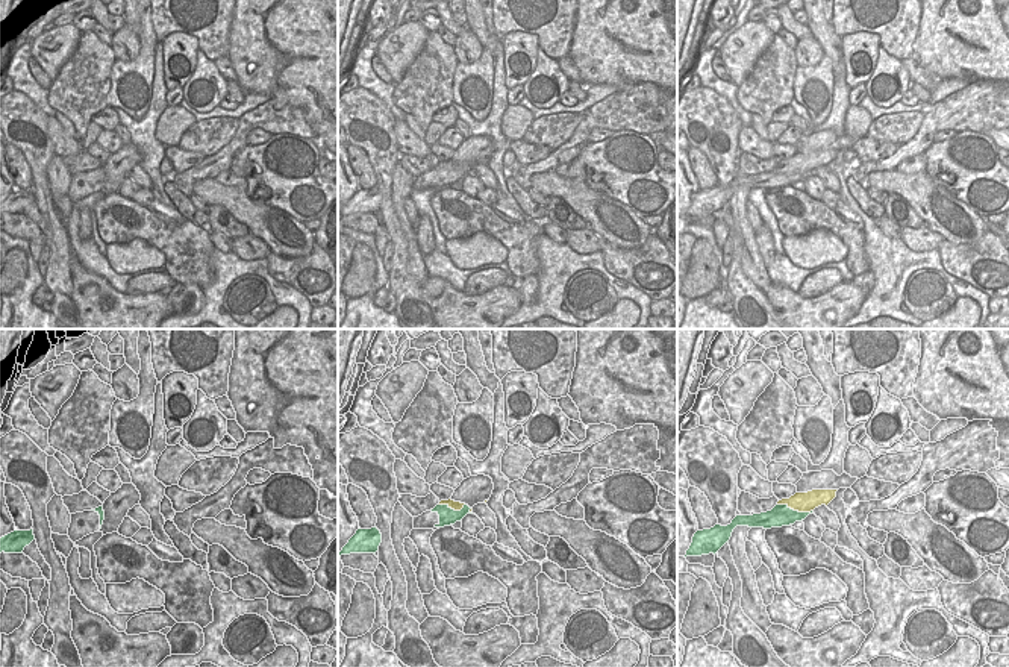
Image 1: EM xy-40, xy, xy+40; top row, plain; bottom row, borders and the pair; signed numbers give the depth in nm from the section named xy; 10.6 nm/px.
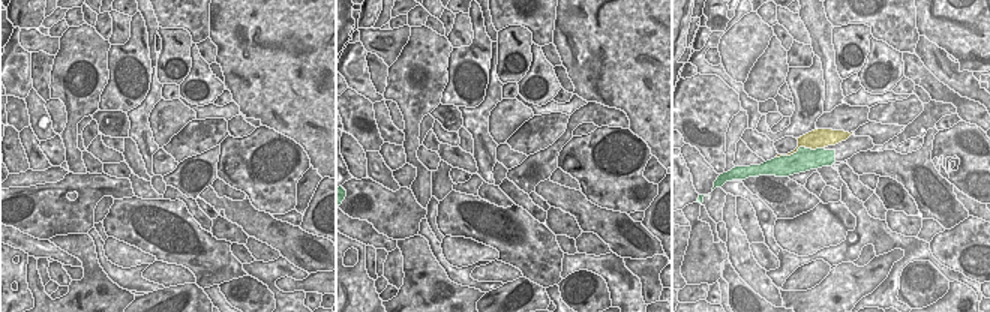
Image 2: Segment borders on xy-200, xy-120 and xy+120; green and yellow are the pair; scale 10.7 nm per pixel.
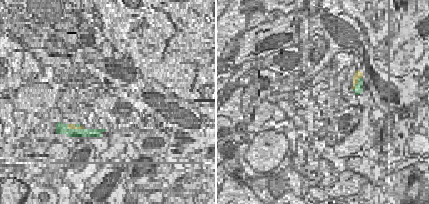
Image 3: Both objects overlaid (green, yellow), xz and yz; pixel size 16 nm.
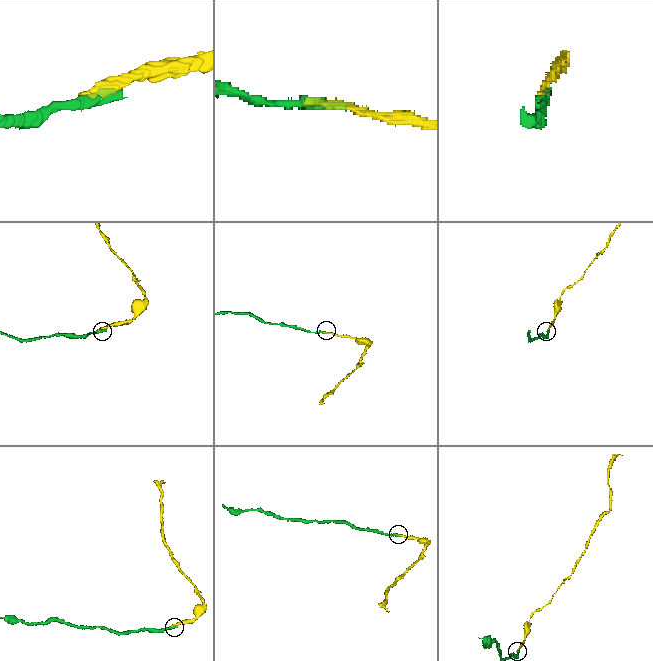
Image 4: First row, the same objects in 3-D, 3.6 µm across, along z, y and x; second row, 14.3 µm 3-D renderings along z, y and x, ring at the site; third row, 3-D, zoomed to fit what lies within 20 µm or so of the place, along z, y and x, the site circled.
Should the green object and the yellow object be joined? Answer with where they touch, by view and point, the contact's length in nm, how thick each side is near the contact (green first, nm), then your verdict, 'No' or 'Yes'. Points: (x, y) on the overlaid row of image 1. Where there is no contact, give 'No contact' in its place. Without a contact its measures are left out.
Touches green at xy+40 (796, 511). Shared border 400 nm. Thickness 220 nm (green) against 220 nm. No

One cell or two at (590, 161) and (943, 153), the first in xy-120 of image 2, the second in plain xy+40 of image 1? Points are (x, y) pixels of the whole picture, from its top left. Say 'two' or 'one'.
one

